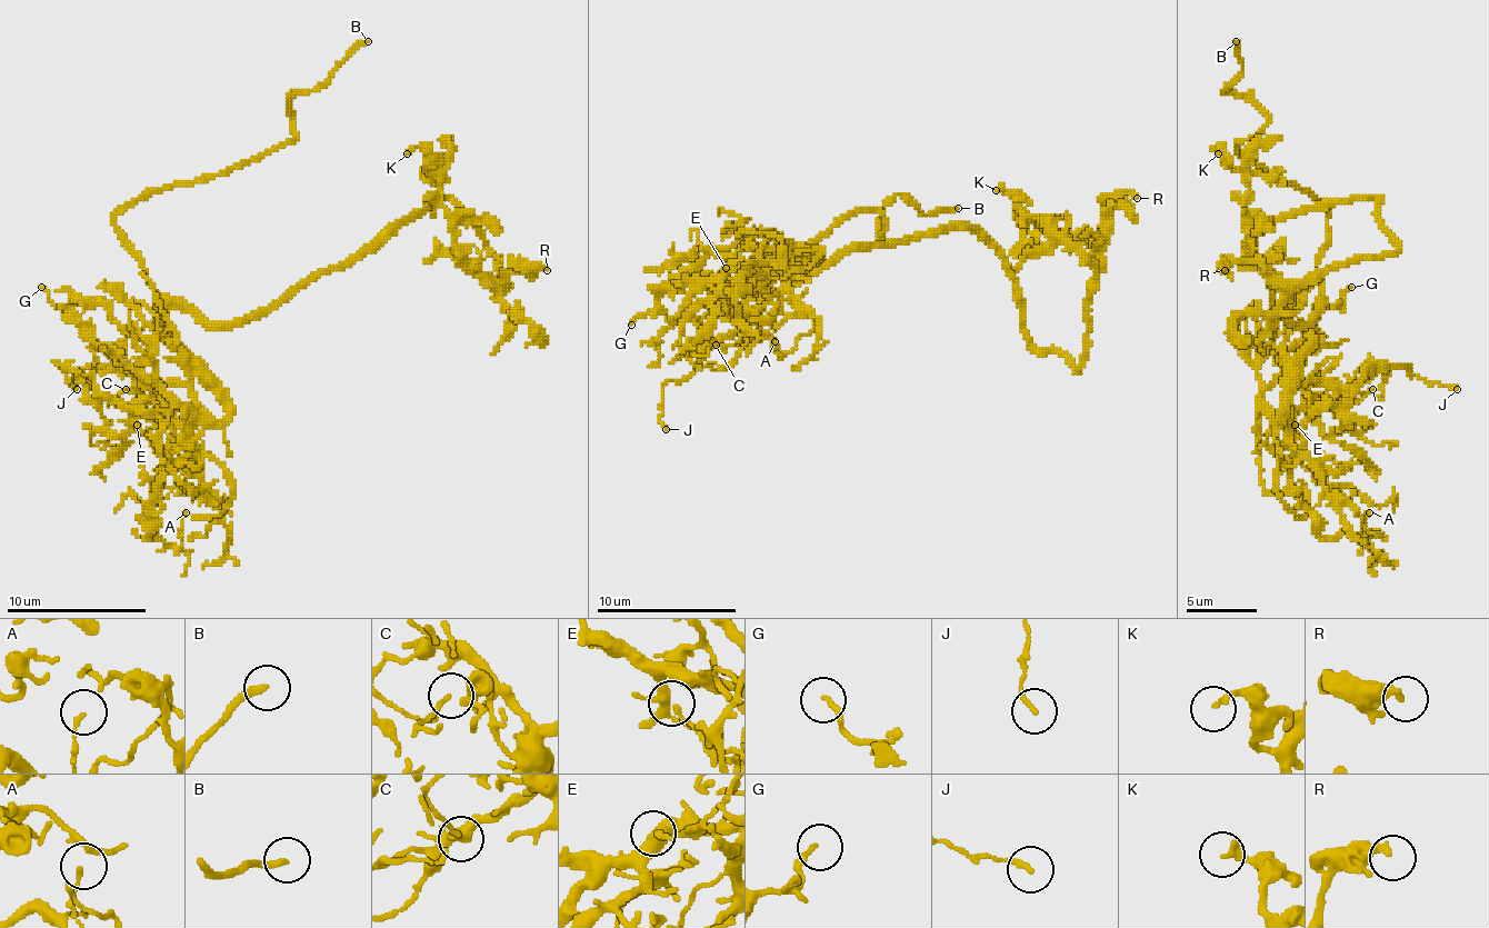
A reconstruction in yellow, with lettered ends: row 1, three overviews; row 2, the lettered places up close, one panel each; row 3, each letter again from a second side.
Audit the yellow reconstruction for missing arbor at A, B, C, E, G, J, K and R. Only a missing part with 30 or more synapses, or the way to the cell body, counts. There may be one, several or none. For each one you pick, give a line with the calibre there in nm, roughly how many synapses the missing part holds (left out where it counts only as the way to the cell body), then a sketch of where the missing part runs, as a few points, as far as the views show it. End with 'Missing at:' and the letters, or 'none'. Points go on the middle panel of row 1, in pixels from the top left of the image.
B: 220 nm | (958, 208), (986, 226), (1035, 559), (1013, 584), (979, 591)
Missing at: B

